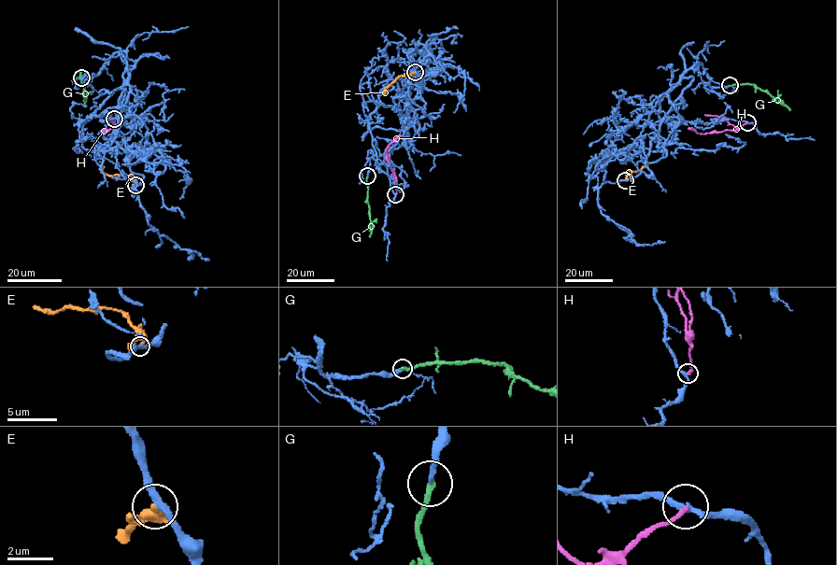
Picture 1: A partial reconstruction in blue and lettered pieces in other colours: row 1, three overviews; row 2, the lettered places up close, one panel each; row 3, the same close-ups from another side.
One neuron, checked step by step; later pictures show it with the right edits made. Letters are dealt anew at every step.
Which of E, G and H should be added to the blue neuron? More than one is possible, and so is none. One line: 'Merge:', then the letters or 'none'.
Merge: G

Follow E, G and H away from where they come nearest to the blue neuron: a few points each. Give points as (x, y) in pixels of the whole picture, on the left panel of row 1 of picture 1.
E: (135, 185), (130, 176), (106, 175), (99, 165)
G: (81, 77), (87, 91), (84, 98), (84, 82)
H: (114, 119), (114, 129), (102, 132), (120, 127)

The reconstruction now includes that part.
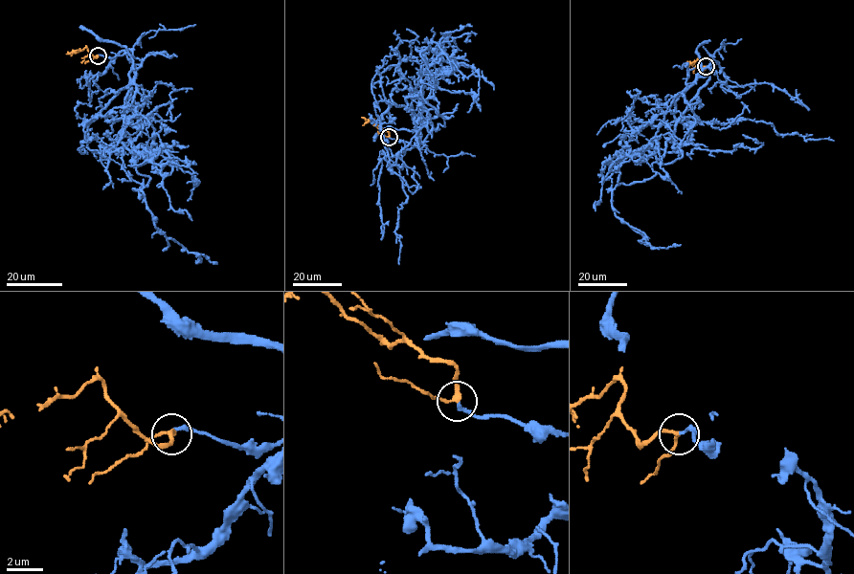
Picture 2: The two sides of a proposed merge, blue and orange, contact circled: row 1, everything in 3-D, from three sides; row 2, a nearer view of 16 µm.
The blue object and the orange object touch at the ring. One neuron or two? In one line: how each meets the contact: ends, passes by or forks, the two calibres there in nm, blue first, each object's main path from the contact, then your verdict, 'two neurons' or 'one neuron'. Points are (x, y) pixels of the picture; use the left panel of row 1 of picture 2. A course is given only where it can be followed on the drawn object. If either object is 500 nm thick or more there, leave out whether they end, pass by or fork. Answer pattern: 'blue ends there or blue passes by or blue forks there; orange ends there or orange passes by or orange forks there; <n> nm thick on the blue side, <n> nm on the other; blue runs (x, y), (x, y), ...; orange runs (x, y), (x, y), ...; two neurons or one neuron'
blue ends there; orange passes by; 170 nm thick on the blue side, 180 nm on the other; blue runs (98, 55), (132, 52), (117, 138), (150, 178), (133, 189), (154, 225), (195, 262), (202, 258); orange runs (98, 55), (86, 48), (66, 54); one neuron

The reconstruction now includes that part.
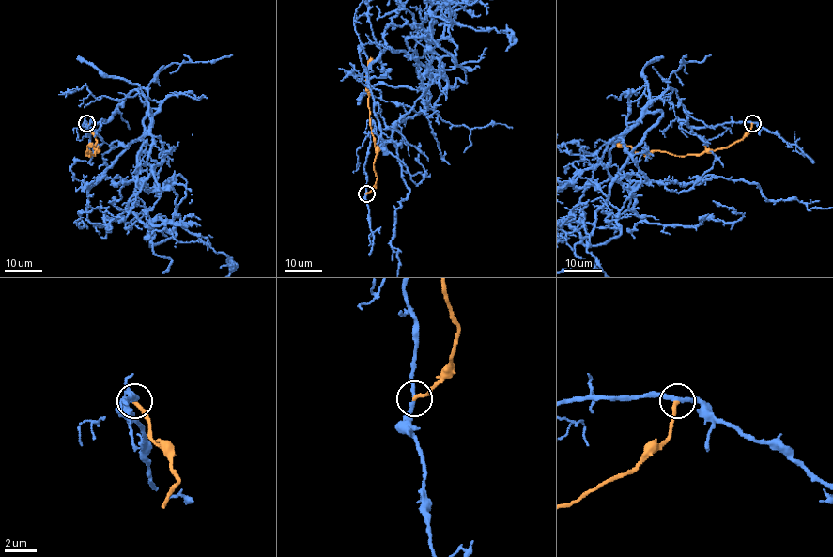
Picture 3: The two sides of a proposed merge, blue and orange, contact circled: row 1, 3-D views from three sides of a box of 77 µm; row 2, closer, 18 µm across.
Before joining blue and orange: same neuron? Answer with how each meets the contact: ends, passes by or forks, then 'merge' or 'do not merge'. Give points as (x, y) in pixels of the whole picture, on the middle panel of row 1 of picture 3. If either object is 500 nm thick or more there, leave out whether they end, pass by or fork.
blue passes by; orange ends; do not merge

